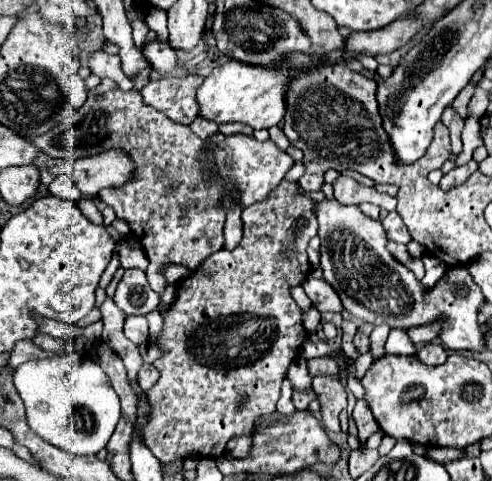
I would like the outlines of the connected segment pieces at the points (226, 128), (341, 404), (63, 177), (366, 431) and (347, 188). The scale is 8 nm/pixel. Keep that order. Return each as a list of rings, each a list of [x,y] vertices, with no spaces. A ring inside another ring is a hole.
[[[238,122],[236,123],[226,123],[224,126],[219,126],[219,132],[222,134],[229,136],[237,133],[244,134],[246,136],[251,136],[253,137],[253,129],[244,124],[240,124]]]
[[[314,378],[314,390],[318,398],[324,402],[322,404],[322,422],[326,430],[338,432],[340,430],[340,420],[338,414],[346,408],[348,404],[348,394],[346,388],[336,380],[336,378]]]
[[[60,174],[60,176],[56,176],[54,182],[48,186],[48,190],[50,190],[54,196],[66,198],[66,200],[74,200],[74,202],[80,200],[78,186],[72,182],[72,178],[70,178],[68,174]]]
[[[364,399],[356,401],[351,416],[356,420],[356,426],[358,426],[360,448],[364,448],[366,440],[370,438],[370,434],[374,434],[378,430],[378,424],[376,424],[376,420],[374,420],[374,416]]]
[[[340,176],[338,180],[334,180],[332,186],[334,186],[334,198],[340,204],[370,202],[370,204],[376,204],[378,208],[384,208],[384,210],[396,210],[396,198],[392,198],[388,194],[380,194],[376,188],[362,186],[354,178]]]

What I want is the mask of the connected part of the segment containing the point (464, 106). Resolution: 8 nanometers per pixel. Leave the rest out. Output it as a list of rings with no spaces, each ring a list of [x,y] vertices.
[[[470,82],[470,84],[456,96],[456,100],[452,102],[452,108],[454,108],[462,118],[468,118],[468,102],[470,102],[472,94],[474,94],[474,84]]]

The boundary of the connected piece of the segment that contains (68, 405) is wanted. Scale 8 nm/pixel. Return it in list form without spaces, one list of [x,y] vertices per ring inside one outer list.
[[[72,354],[72,356],[54,356],[54,358],[24,362],[14,372],[14,386],[26,404],[28,426],[48,444],[72,450],[74,454],[98,454],[102,448],[106,448],[120,420],[120,400],[114,388],[110,388],[106,372],[94,360],[88,360],[88,356]]]

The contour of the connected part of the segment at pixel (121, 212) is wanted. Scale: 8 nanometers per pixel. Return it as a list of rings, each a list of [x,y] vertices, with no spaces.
[[[104,78],[104,88],[90,90],[88,98],[96,98],[96,106],[104,106],[104,148],[124,148],[138,166],[138,176],[122,188],[108,188],[100,198],[114,210],[116,218],[128,222],[132,234],[144,248],[150,266],[146,270],[148,284],[154,292],[162,292],[168,282],[162,274],[164,266],[180,264],[196,268],[206,256],[224,248],[222,184],[214,176],[214,156],[188,126],[176,124],[162,112],[146,106],[138,92],[122,92],[116,82]]]

